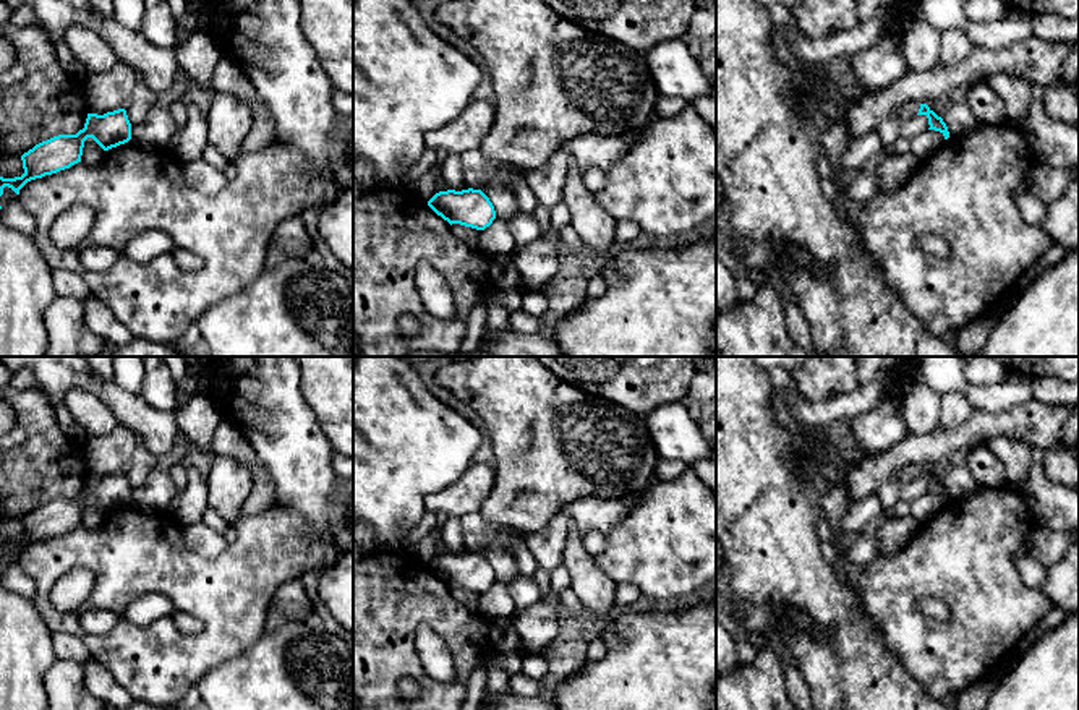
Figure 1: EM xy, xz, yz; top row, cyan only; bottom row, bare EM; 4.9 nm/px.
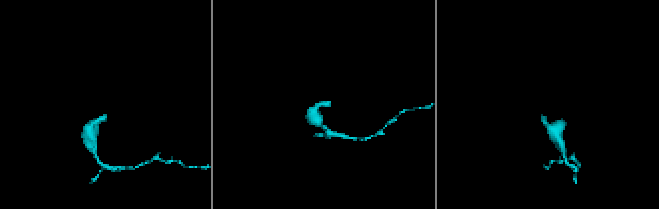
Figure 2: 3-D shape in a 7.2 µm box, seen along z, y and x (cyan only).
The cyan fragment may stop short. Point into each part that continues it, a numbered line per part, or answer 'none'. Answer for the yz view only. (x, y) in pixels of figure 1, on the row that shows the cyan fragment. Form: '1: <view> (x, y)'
1: yz (904, 111)

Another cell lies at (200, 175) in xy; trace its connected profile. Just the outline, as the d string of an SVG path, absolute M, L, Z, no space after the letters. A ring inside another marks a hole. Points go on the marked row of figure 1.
M204 159L183 162L183 175L191 188L204 195L215 195L228 183L225 173Z

